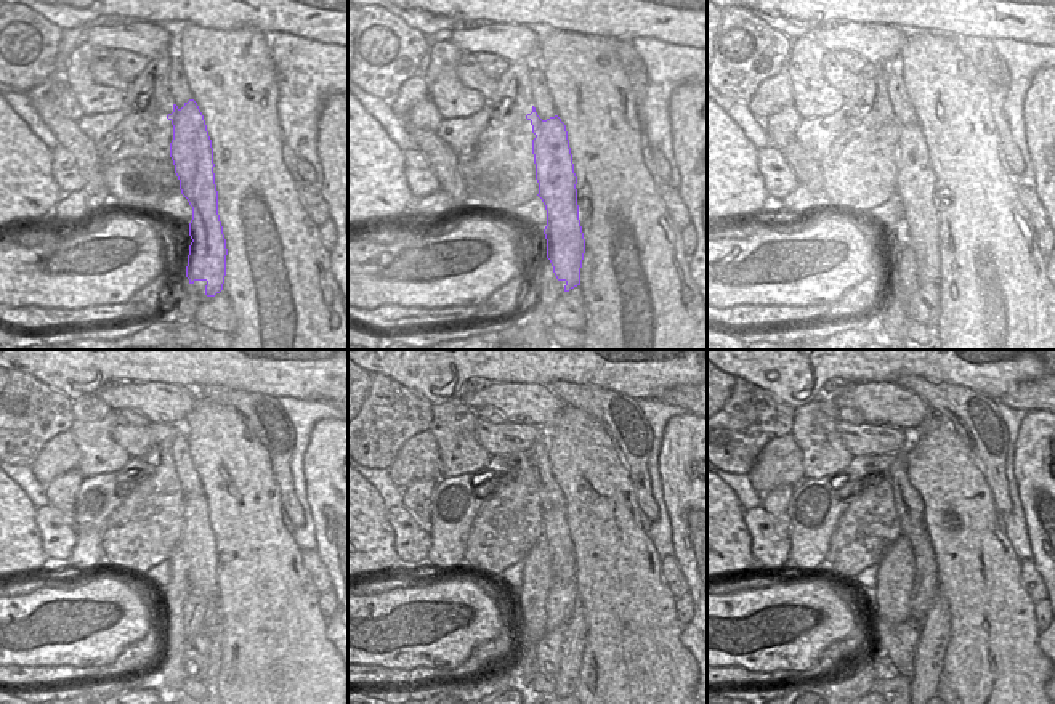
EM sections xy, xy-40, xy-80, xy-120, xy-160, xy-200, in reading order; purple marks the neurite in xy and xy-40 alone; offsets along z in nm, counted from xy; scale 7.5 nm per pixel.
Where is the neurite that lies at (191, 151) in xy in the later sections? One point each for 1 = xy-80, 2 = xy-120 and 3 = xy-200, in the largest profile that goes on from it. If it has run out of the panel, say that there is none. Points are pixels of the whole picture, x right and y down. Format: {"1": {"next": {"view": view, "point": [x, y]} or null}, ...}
{"1": {"next": {"view": "xy-80", "point": [916, 180]}}, "2": {"next": {"view": "xy-120", "point": [198, 542]}}, "3": {"next": {"view": "xy-200", "point": [898, 534]}}}

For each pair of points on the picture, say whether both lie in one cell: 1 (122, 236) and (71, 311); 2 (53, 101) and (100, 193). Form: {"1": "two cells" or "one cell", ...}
{"1": "one cell", "2": "two cells"}

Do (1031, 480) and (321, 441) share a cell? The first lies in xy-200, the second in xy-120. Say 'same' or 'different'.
same

